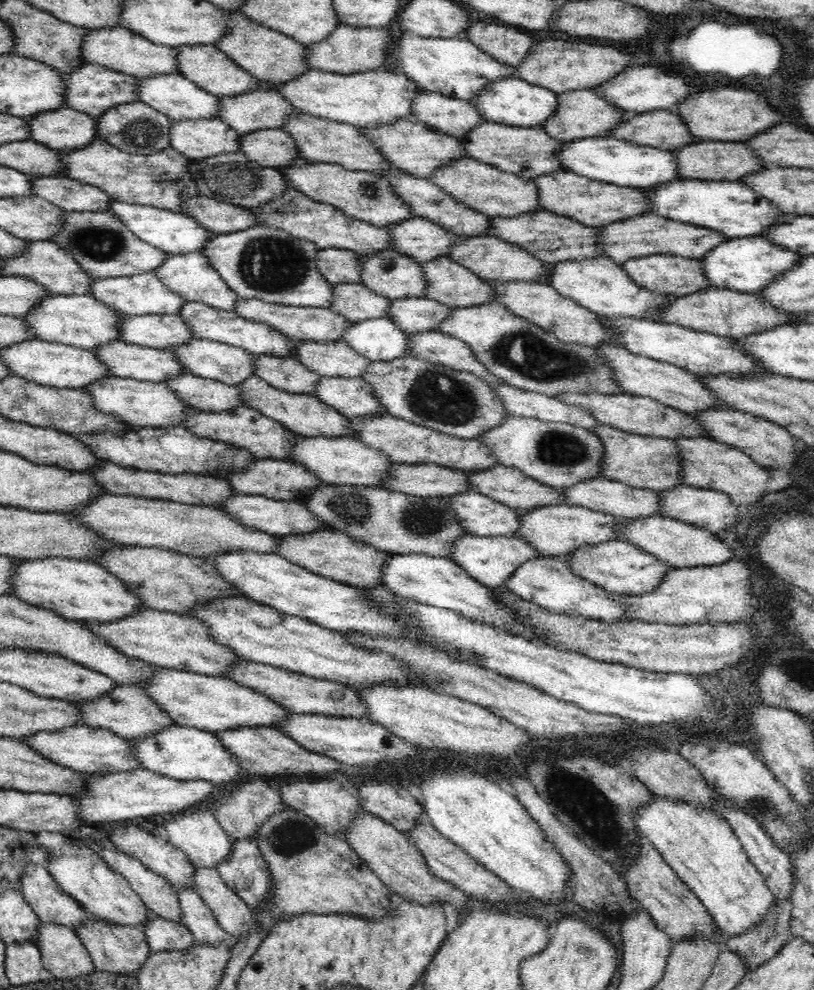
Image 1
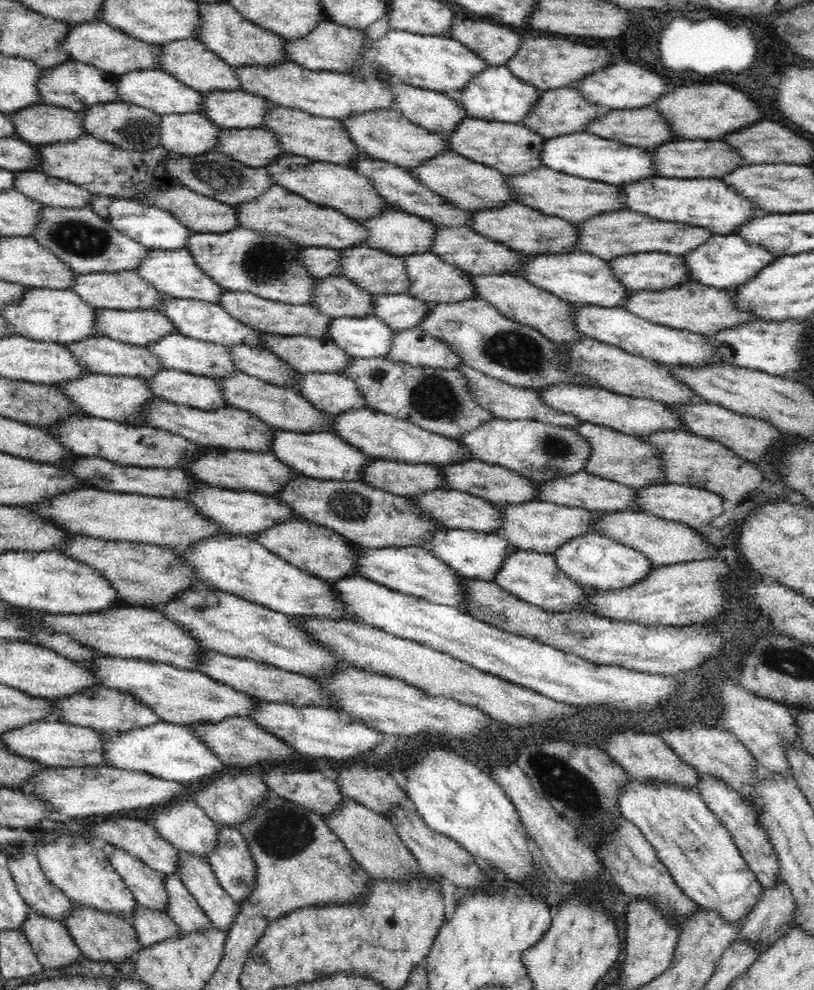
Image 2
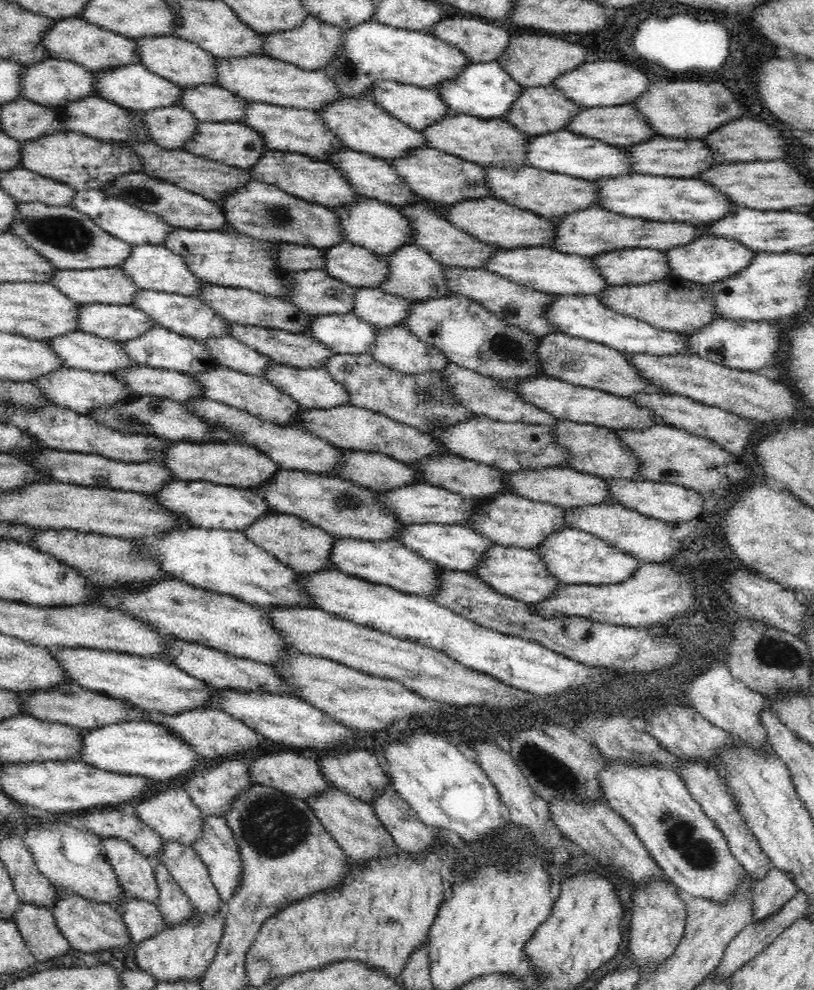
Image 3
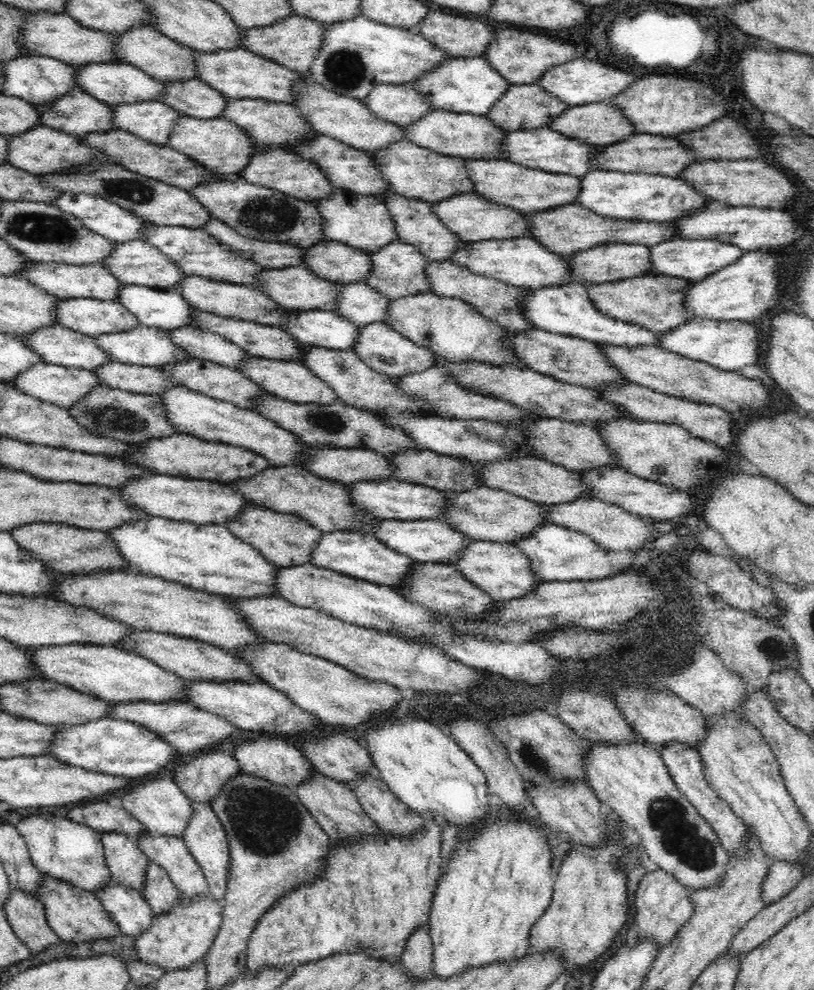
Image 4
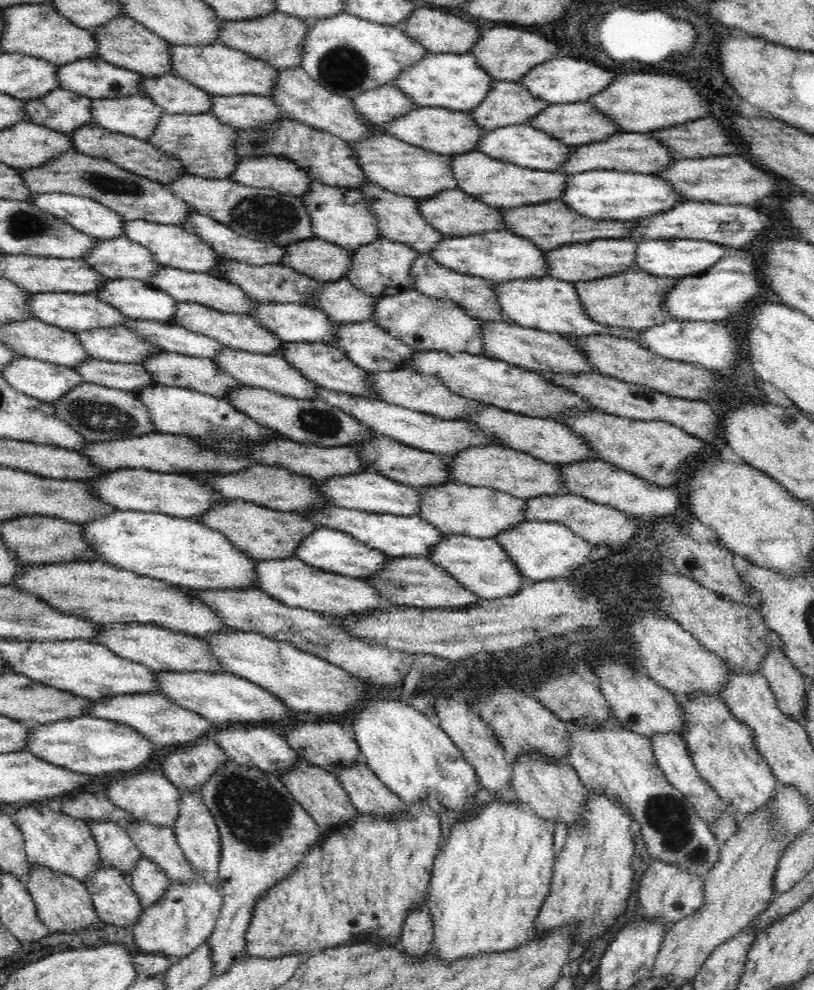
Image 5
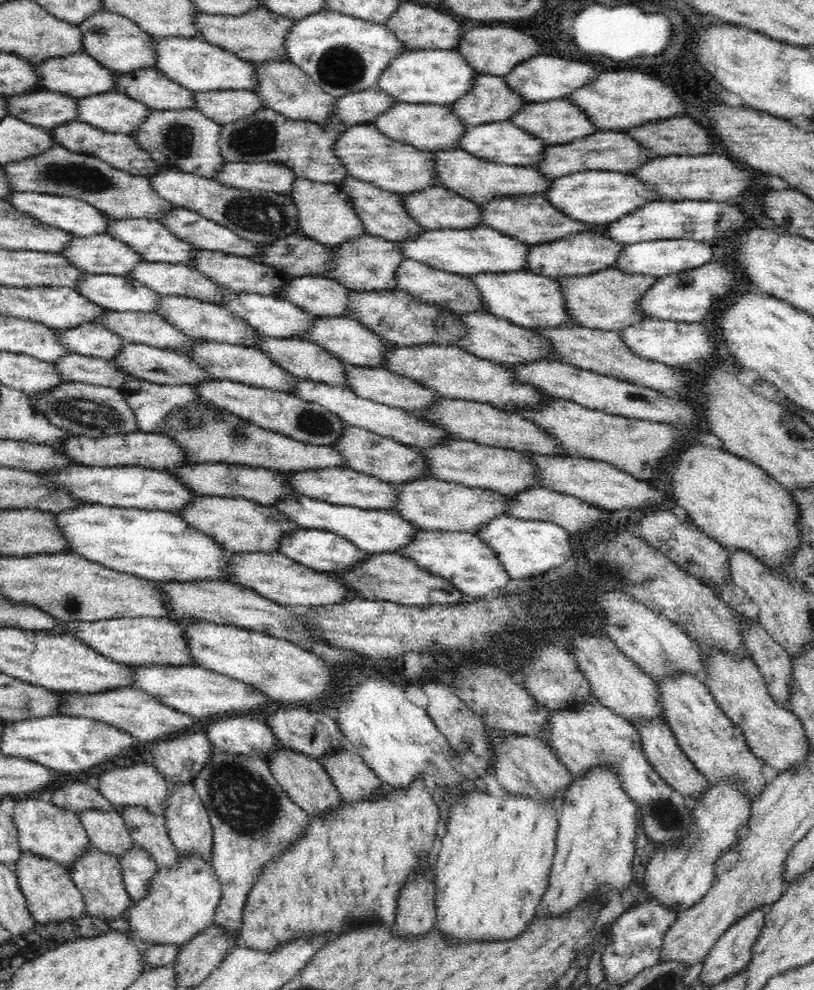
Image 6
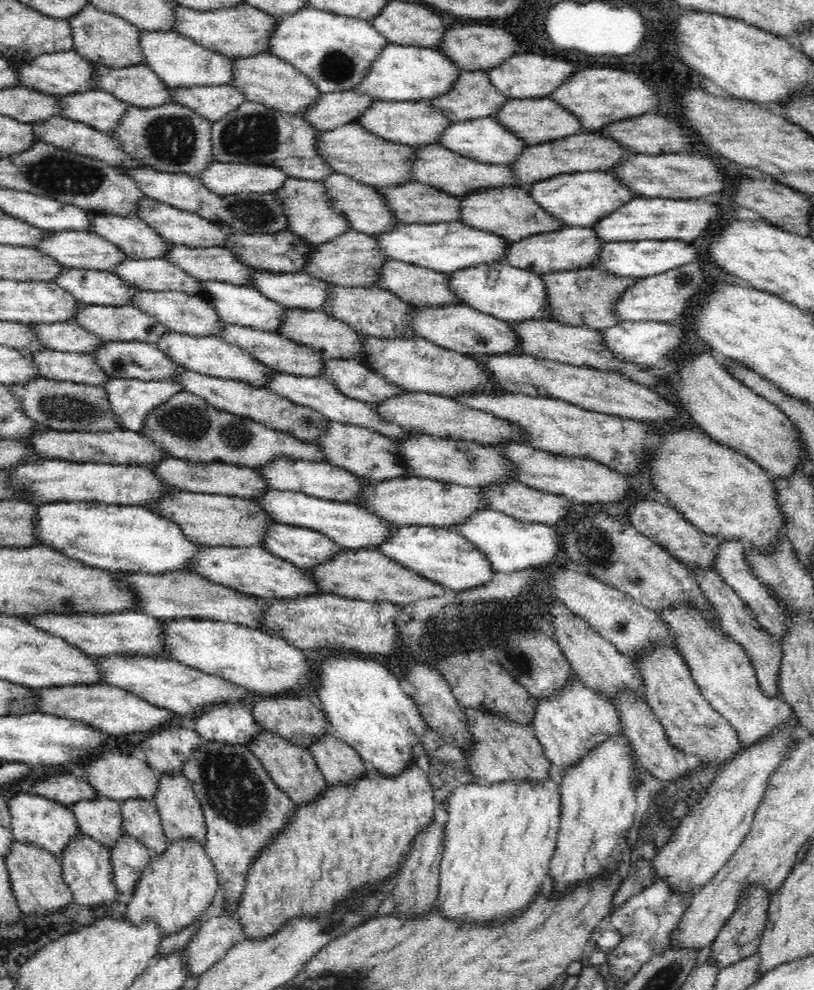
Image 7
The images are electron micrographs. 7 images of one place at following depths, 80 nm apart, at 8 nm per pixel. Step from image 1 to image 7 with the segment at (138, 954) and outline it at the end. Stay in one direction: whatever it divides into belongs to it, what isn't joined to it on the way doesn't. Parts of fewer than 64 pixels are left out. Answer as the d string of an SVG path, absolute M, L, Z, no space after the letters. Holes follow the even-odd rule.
M16 839L12 841L11 846L10 852L6 854L5 864L12 881L12 893L22 913L30 918L40 918L44 914L60 912L75 903L72 891L62 881L62 867L57 862L57 857L36 844L22 843Z

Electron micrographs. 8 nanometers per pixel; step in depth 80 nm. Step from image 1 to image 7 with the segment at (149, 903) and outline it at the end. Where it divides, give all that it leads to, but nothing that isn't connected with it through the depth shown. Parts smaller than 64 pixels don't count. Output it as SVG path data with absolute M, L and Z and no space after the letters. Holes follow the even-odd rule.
M108 797L84 799L70 806L76 817L79 830L101 842L105 848L112 846L124 833L121 802Z

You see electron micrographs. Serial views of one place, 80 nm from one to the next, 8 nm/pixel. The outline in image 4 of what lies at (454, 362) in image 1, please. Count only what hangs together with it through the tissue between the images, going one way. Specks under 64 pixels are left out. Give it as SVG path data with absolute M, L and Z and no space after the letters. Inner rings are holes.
M384 321L361 325L357 343L352 349L370 369L396 378L406 376L408 373L424 372L424 370L434 368L433 364L436 356L434 351L408 340Z

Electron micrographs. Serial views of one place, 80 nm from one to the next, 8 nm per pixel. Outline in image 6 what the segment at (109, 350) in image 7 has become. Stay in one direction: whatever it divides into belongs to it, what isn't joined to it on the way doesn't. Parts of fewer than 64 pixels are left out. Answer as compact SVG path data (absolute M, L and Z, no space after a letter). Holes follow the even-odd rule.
M128 343L112 360L122 373L130 374L130 377L152 382L155 384L202 386L202 382L214 380L214 376L208 370L202 369L197 362L189 356L178 353L175 350L161 349L142 343Z

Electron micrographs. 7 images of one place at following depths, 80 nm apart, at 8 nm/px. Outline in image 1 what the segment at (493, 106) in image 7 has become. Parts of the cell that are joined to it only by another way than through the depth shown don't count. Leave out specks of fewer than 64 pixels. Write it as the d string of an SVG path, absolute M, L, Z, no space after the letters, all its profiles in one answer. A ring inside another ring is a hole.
M592 89L566 91L556 93L556 96L556 112L545 120L544 125L538 126L538 128L541 127L550 136L566 142L591 136L607 136L616 125L619 125L625 119L624 116L628 113L619 110Z

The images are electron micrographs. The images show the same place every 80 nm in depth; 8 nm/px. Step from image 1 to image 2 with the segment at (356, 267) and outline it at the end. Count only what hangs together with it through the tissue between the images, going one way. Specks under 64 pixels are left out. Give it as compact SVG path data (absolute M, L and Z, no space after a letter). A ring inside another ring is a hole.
M302 247L297 252L297 261L316 277L340 276L339 252L335 248Z

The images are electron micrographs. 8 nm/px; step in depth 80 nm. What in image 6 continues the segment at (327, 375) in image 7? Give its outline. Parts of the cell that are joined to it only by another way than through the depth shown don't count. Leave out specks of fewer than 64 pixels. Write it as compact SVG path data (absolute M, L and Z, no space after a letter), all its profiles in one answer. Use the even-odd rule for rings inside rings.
M346 364L346 387L356 394L356 397L368 399L388 407L395 407L412 412L412 410L424 410L436 404L439 393L414 383L412 379L400 377L400 374L390 373L382 367L378 369L367 368L366 366Z

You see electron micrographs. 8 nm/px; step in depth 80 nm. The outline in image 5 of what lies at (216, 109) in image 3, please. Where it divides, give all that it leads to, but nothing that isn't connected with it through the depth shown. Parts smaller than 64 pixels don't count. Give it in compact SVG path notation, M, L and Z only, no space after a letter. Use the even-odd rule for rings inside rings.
M170 73L144 77L139 95L152 99L166 113L177 115L208 113L213 105L210 92Z

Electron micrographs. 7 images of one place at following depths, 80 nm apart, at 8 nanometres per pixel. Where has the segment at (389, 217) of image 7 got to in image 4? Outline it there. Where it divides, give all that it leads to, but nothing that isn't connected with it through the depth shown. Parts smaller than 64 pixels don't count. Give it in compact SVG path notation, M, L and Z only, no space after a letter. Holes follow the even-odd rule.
M394 193L382 195L378 199L386 205L397 240L414 245L428 260L449 261L460 248L466 249L466 242L463 242L440 222L440 219L431 211L431 203L428 201L411 199Z

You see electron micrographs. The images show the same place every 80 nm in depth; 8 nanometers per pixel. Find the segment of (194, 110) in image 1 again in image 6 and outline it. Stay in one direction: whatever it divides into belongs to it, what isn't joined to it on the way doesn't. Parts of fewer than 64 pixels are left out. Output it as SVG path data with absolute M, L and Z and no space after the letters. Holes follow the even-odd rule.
M84 52L49 58L37 65L41 89L67 94L78 99L101 92L116 91L115 74L114 70L104 68L95 58Z

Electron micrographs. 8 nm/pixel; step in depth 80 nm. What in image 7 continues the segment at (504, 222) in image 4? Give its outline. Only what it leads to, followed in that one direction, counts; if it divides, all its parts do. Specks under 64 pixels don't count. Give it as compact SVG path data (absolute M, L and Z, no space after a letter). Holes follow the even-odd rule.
M415 181L377 187L393 215L402 223L445 223L460 221L459 197Z

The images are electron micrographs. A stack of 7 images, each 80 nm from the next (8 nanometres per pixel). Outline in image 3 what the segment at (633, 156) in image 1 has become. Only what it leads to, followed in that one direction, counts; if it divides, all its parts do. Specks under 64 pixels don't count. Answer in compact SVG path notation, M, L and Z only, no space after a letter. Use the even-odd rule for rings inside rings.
M566 129L530 137L527 144L527 165L592 182L634 174L634 168L631 168L631 162L625 156L623 147L604 144L601 140Z

